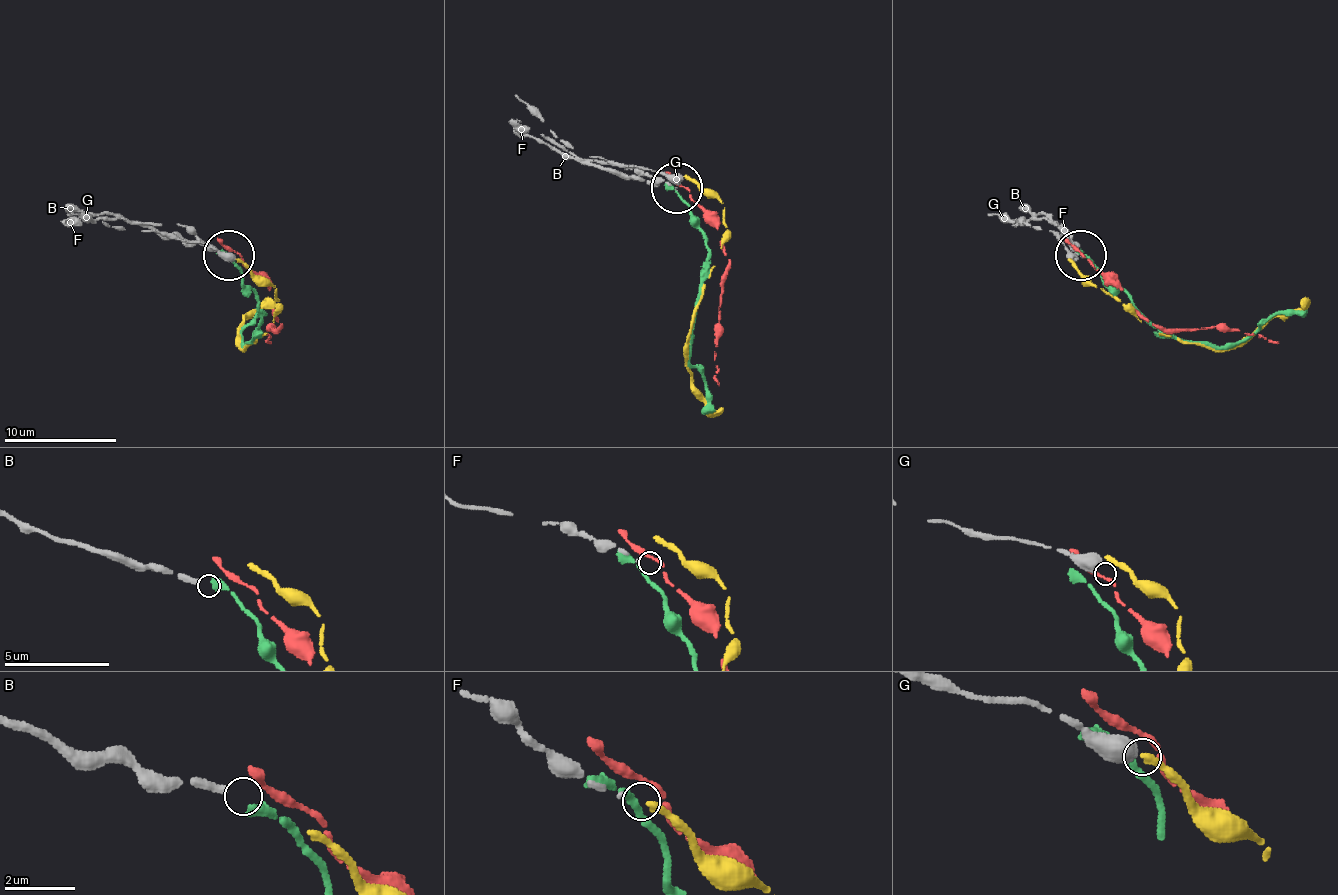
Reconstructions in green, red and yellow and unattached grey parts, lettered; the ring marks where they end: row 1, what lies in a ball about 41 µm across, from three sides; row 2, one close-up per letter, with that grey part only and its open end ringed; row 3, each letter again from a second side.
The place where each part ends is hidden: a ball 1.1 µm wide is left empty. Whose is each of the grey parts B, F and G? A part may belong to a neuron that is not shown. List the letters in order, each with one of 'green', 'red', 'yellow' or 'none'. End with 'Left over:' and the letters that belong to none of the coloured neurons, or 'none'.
B: none
F: none
G: none
Left over: B, F, G

